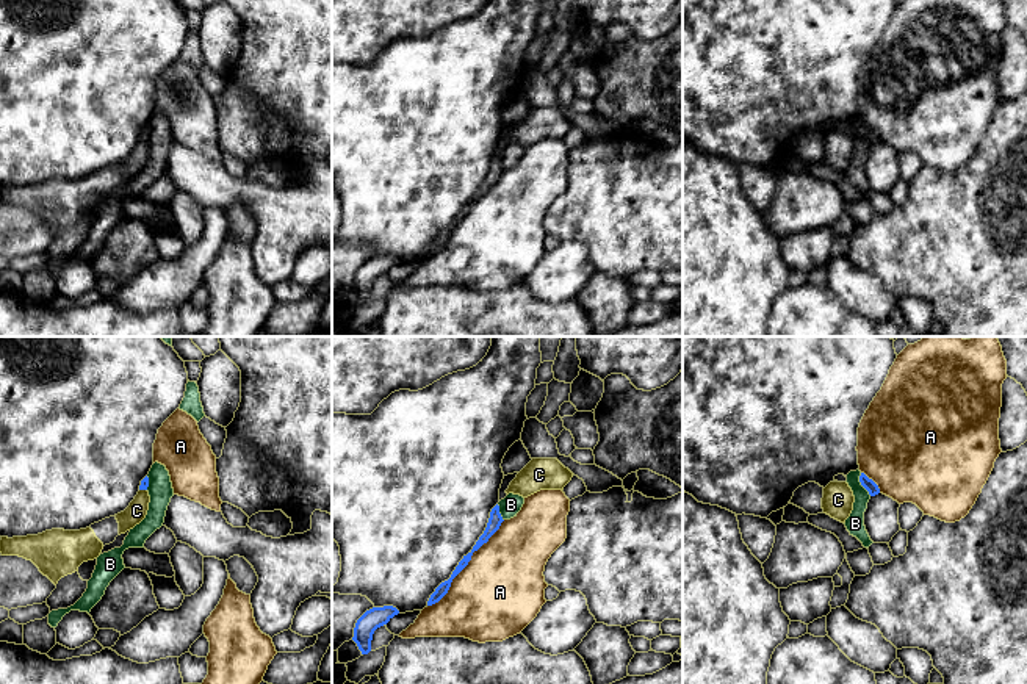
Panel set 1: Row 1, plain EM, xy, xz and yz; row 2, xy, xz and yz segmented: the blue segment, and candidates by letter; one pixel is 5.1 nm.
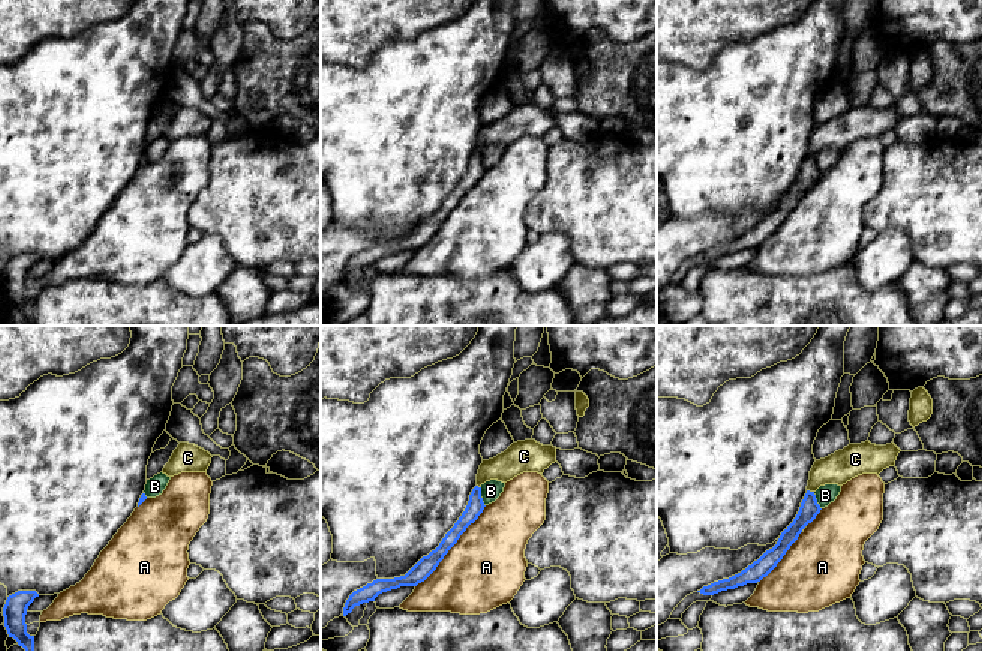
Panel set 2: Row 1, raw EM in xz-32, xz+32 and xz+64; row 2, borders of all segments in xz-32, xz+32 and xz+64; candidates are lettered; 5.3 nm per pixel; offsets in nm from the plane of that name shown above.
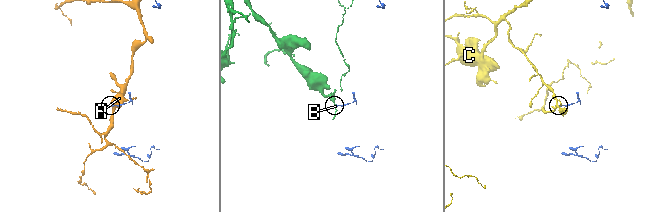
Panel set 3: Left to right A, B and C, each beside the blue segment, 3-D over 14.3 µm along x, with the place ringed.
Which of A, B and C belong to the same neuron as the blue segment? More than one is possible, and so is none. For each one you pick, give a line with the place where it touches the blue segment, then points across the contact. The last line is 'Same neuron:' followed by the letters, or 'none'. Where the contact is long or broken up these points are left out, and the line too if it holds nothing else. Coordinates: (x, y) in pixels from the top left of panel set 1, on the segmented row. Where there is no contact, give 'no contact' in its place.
A: meets blue in xz at (467, 564)
Same neuron: A

